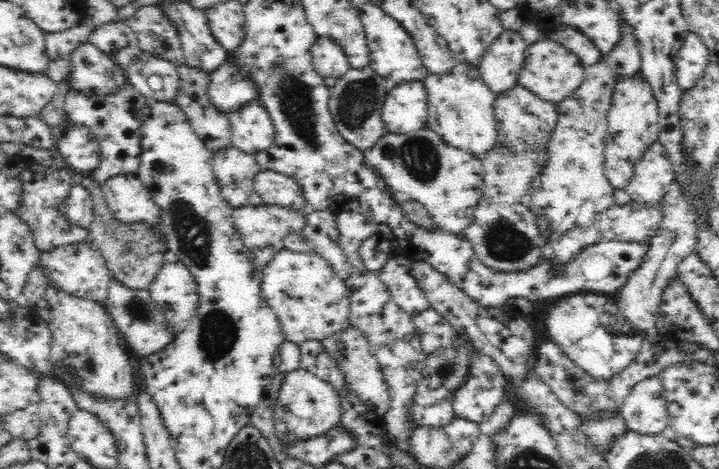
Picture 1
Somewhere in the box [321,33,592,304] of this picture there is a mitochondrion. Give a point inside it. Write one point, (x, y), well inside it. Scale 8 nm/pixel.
(418, 155)

